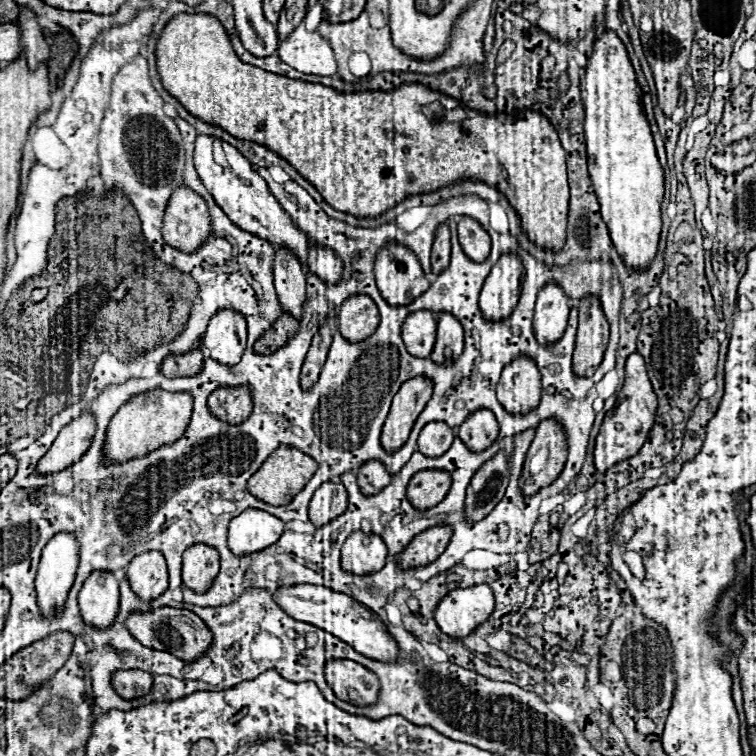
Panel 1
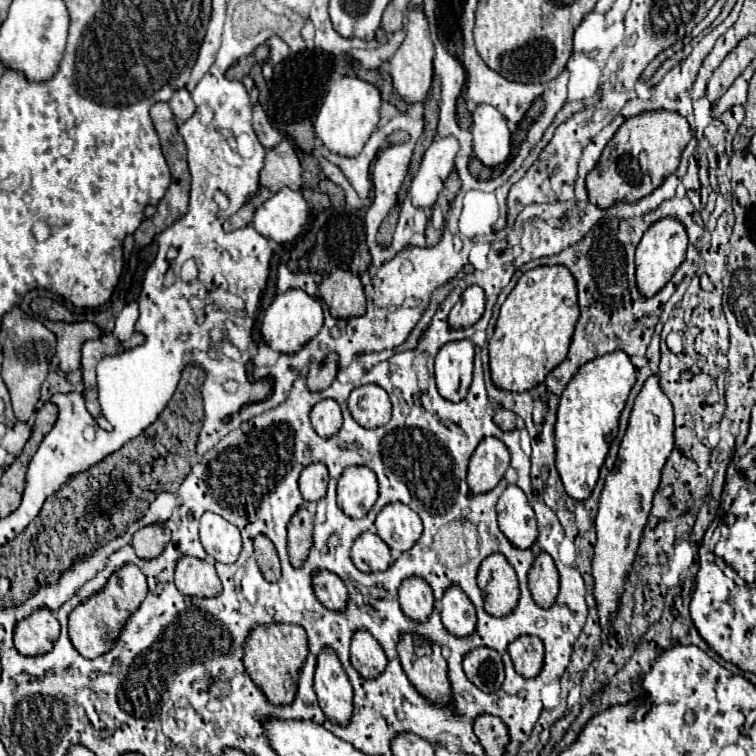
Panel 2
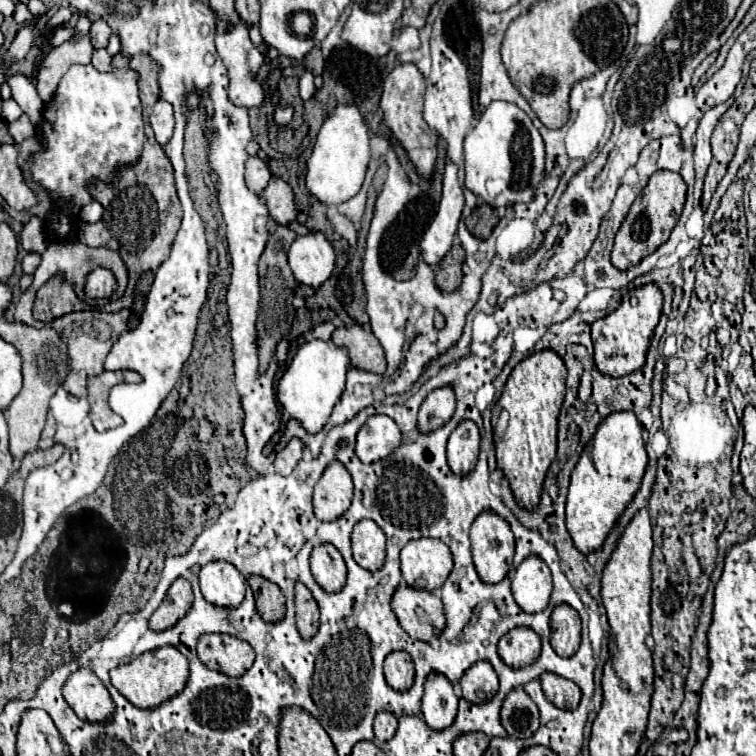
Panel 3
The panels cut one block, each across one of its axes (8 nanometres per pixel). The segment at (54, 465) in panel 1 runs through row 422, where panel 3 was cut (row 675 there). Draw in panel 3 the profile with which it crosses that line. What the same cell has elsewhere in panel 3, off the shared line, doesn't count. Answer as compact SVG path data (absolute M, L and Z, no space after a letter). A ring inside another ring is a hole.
M88 666L78 668L64 682L64 700L82 720L98 722L114 714L114 702L96 674Z

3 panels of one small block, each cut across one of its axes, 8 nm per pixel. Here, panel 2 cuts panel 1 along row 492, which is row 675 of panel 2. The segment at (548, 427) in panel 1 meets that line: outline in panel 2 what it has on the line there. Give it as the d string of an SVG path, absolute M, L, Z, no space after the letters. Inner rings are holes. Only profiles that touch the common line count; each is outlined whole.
M526 634L508 644L508 654L518 674L524 678L534 678L544 662L544 644L540 638Z

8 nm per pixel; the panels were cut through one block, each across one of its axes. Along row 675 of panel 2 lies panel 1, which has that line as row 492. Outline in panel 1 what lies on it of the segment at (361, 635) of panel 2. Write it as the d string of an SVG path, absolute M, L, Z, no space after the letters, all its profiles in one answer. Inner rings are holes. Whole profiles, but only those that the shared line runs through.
M370 460L366 462L362 468L358 468L356 472L356 480L358 480L358 488L364 496L374 496L376 492L380 492L382 488L386 488L390 484L390 474L386 472L386 468L378 462L378 460Z

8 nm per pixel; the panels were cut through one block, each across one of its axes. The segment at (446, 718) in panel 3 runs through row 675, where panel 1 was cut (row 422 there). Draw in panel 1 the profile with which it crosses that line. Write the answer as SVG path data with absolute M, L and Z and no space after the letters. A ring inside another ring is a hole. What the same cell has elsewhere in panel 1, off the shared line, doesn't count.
M430 422L420 432L418 452L422 452L424 456L430 456L430 458L442 456L452 446L452 440L454 440L454 432L448 424Z

